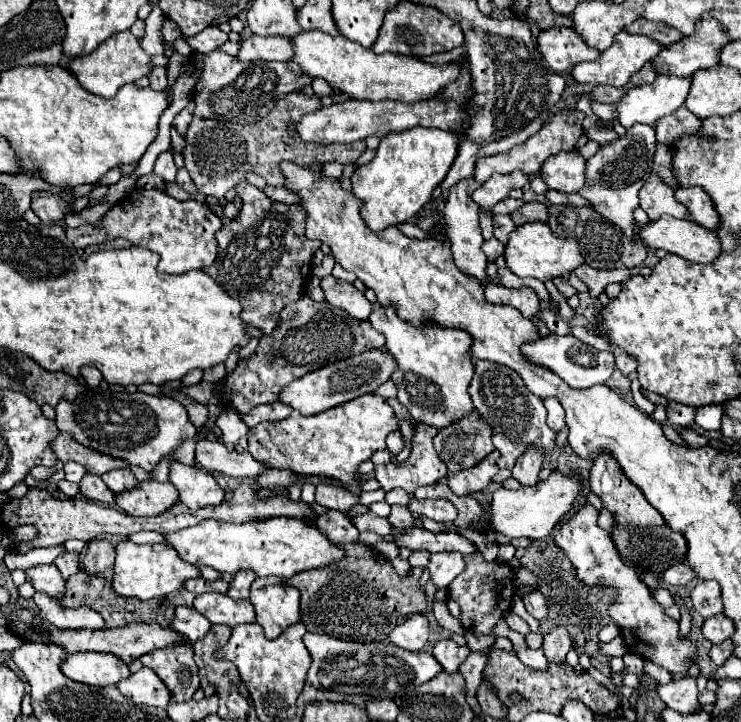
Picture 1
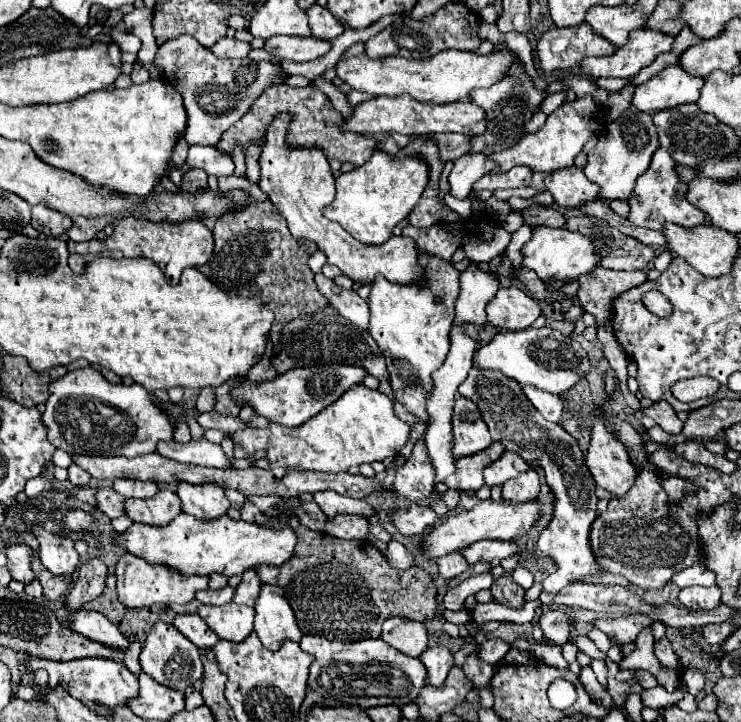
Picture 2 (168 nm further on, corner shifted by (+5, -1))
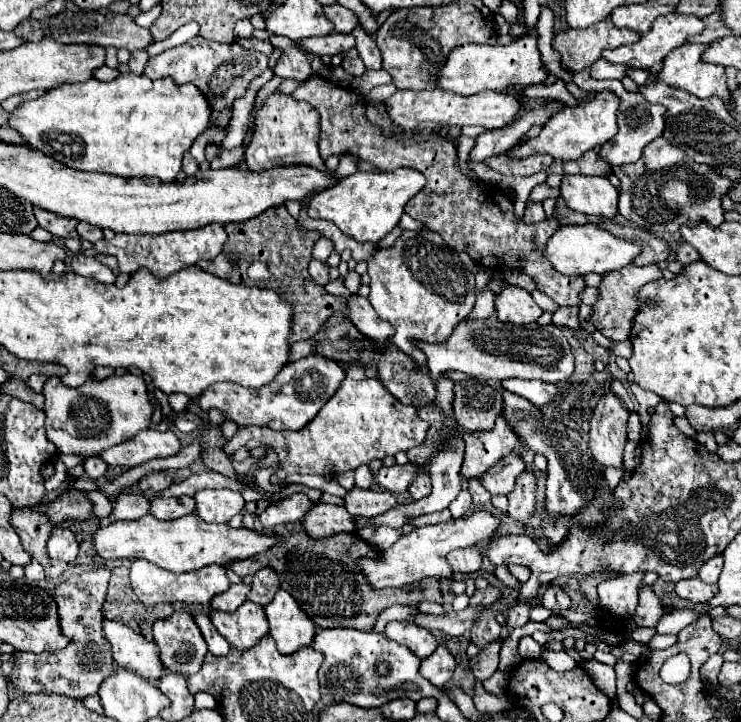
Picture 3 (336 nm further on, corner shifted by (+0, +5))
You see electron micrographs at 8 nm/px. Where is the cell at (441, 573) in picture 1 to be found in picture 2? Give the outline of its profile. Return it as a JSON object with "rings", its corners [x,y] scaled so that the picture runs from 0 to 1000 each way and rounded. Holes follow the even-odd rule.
{"rings":[[[610,765],[605,770],[596,770],[588,781],[591,781],[591,795],[599,803],[610,803],[632,789],[632,778],[626,776],[626,770],[621,765]]]}

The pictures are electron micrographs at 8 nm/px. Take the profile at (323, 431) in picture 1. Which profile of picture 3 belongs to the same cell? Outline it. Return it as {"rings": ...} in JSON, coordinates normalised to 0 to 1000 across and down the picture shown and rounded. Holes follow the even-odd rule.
{"rings":[[[484,501],[466,504],[466,526],[449,551],[433,565],[433,573],[406,596],[366,596],[350,590],[323,593],[312,612],[304,615],[306,629],[317,629],[333,612],[366,618],[377,632],[377,648],[390,657],[455,659],[466,651],[482,651],[501,637],[533,632],[541,623],[568,618],[576,607],[579,587],[563,576],[557,562],[541,560],[509,521],[498,524]]]}

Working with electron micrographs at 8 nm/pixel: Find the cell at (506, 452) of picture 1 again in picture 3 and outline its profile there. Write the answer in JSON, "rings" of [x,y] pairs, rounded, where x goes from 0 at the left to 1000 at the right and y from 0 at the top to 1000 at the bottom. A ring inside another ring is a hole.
{"rings":[[[687,629],[682,632],[679,637],[673,637],[665,648],[660,648],[652,662],[649,662],[649,670],[655,673],[655,679],[663,684],[663,687],[671,687],[671,684],[687,684],[695,673],[695,665],[698,659],[709,651],[709,640],[700,629]]]}

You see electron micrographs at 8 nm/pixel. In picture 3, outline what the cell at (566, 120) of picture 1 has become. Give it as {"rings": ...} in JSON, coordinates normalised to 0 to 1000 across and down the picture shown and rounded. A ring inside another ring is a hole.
{"rings":[[[825,125],[808,127],[798,141],[779,144],[773,150],[760,150],[752,155],[730,180],[725,191],[717,191],[700,202],[695,202],[687,211],[687,219],[711,219],[719,213],[744,213],[749,222],[779,222],[784,219],[792,208],[811,202],[814,197],[825,194],[833,186],[833,150],[835,150],[835,136]]]}

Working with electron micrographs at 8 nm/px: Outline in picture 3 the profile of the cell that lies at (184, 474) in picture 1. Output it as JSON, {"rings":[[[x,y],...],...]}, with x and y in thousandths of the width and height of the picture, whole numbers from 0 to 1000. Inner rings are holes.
{"rings":[[[309,676],[301,679],[271,679],[263,684],[266,712],[277,723],[309,723],[317,712],[328,709],[331,693],[323,681]]]}

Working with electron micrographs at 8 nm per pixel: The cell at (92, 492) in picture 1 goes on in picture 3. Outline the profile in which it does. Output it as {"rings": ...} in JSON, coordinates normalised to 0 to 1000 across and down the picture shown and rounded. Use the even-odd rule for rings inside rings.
{"rings":[[[169,684],[152,698],[152,717],[155,720],[188,720],[201,712],[201,693],[193,687]]]}

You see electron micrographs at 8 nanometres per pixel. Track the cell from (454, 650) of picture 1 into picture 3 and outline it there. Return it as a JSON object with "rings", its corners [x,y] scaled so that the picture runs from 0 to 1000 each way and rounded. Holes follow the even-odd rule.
{"rings":[[[592,895],[579,911],[568,914],[565,925],[568,936],[576,939],[590,953],[598,953],[609,942],[611,928],[614,928],[614,911],[601,895]]]}

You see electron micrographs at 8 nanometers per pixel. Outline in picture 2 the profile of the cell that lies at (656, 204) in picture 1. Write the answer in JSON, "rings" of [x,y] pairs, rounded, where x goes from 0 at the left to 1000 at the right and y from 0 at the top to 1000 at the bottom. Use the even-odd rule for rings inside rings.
{"rings":[[[888,205],[880,216],[877,233],[858,249],[856,266],[848,277],[848,283],[850,283],[848,305],[853,310],[877,316],[877,319],[893,319],[899,307],[910,307],[910,310],[918,310],[926,316],[950,310],[950,305],[953,305],[950,296],[926,277],[928,258],[912,244],[910,233],[912,233],[912,224],[907,222],[907,216],[901,211],[896,211],[896,205]]]}

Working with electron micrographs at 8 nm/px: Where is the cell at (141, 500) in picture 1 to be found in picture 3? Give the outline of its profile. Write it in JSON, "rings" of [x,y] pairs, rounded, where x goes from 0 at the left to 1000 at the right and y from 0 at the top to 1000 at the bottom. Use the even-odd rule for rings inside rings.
{"rings":[[[258,687],[204,693],[204,712],[215,720],[239,720],[260,709],[263,709],[263,693]]]}

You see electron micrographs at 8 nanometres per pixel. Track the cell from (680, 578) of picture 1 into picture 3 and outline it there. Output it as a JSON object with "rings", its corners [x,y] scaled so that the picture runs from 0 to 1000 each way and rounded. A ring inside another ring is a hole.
{"rings":[[[965,770],[965,773],[960,773],[957,778],[951,778],[951,784],[946,784],[946,789],[943,789],[943,801],[946,801],[949,806],[965,809],[965,806],[970,803],[973,784],[976,784],[976,770]]]}

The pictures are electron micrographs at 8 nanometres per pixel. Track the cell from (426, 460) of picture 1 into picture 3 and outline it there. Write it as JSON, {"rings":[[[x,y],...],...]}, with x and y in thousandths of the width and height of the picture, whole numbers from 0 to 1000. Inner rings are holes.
{"rings":[[[565,657],[563,665],[552,673],[552,684],[557,687],[557,693],[574,690],[582,681],[582,668],[579,668],[579,657]]]}

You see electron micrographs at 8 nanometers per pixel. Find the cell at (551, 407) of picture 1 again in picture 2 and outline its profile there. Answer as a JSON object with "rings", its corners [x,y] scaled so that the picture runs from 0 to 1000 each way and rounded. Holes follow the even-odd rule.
{"rings":[[[707,535],[704,537],[707,546],[715,551],[715,557],[721,560],[721,565],[742,584],[756,584],[756,573],[758,573],[758,551],[753,546],[742,546],[718,535]]]}

